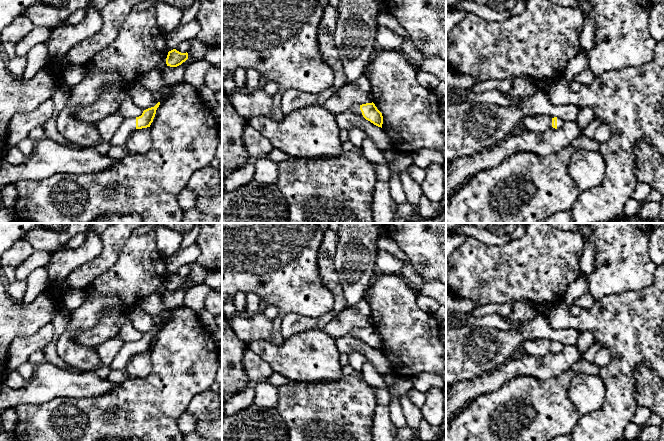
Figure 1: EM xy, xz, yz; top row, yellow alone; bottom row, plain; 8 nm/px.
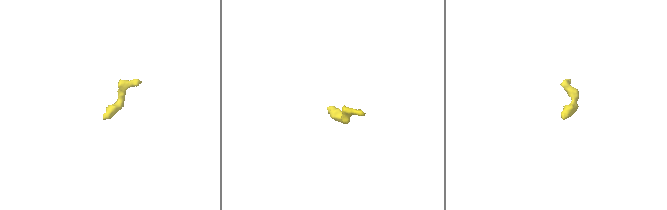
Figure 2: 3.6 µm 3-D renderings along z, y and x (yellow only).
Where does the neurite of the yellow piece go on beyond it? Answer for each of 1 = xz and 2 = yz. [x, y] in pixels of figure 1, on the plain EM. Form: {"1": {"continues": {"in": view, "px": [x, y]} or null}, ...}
{"1": {"continues": {"in": "xz", "px": [356, 333]}}, "2": {"continues": {"in": "yz", "px": [560, 346]}}}

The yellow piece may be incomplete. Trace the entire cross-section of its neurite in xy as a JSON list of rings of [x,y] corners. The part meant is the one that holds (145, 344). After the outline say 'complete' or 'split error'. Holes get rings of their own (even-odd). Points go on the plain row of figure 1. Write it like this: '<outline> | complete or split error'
[[[158,326],[154,331],[144,334],[142,339],[139,341],[126,343],[113,360],[110,368],[112,370],[123,370],[126,368],[126,365],[133,354],[150,351],[159,329],[160,326]]] | split error

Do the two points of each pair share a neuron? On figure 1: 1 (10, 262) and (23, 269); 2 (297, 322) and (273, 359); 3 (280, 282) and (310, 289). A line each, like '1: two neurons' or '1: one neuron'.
1: two neurons
2: two neurons
3: one neuron

